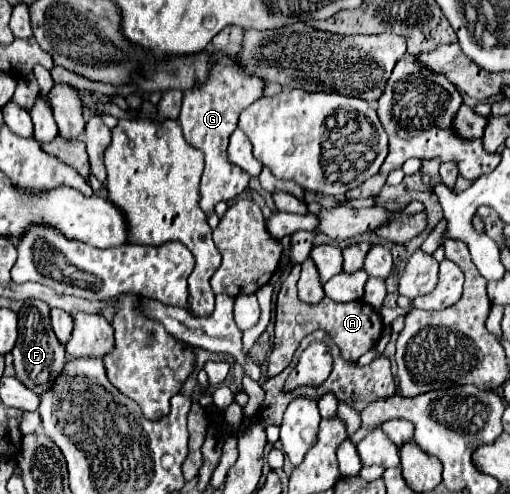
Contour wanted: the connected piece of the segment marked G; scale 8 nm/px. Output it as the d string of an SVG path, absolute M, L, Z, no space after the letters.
M233 25L225 27L211 41L213 53L217 51L217 63L213 65L209 81L203 87L183 93L183 105L179 113L183 135L193 147L205 153L205 171L201 177L201 209L205 211L205 215L213 213L219 201L229 201L241 195L249 183L249 175L227 159L227 139L237 127L239 113L261 97L265 83L257 77L243 75L235 67L235 55L241 49L241 35L243 35L241 27L233 27Z

